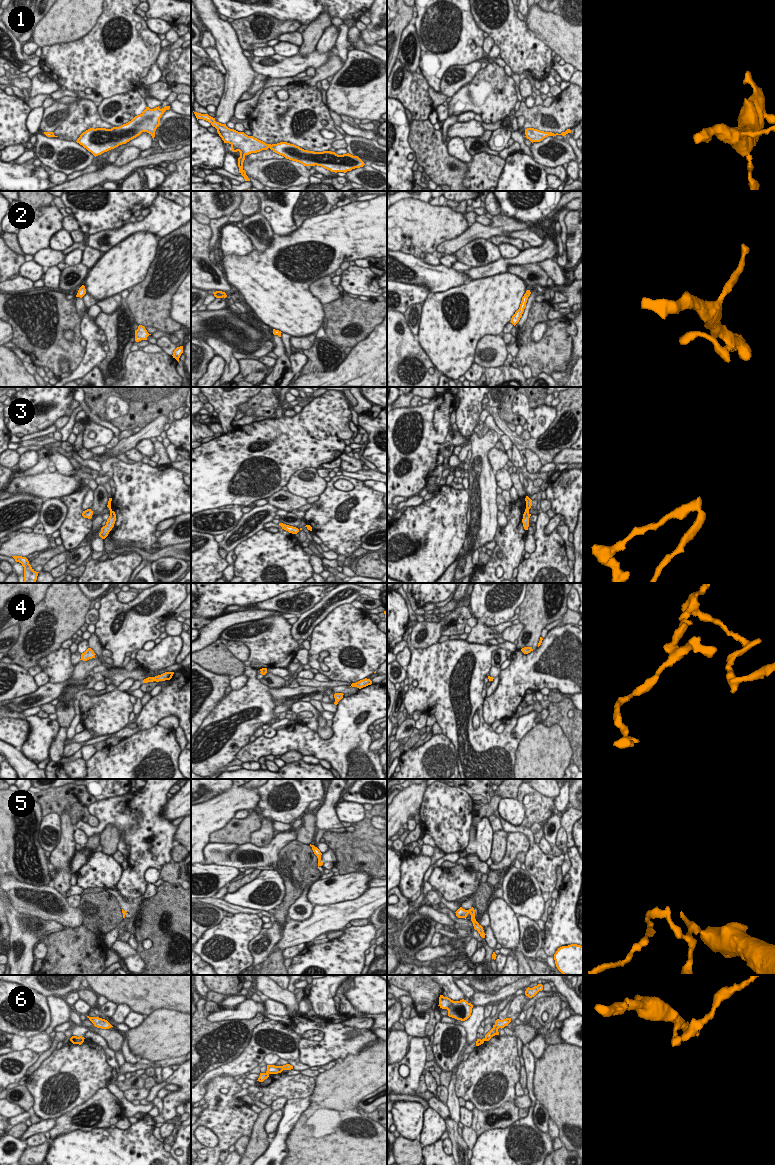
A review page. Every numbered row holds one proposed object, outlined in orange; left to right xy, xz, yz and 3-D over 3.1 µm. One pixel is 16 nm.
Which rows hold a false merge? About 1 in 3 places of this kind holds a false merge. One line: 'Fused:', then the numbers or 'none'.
Fused: 3, 5, 6

